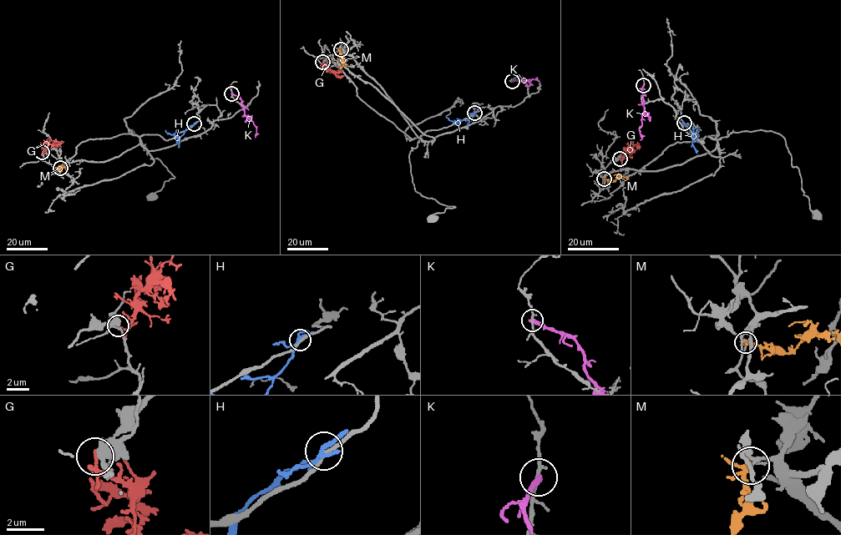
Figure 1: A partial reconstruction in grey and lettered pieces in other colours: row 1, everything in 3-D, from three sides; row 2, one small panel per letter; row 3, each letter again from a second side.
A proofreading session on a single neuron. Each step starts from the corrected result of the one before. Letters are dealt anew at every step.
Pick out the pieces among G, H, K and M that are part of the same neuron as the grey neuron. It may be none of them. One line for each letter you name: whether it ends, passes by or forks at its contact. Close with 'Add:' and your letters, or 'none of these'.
Add: none of these

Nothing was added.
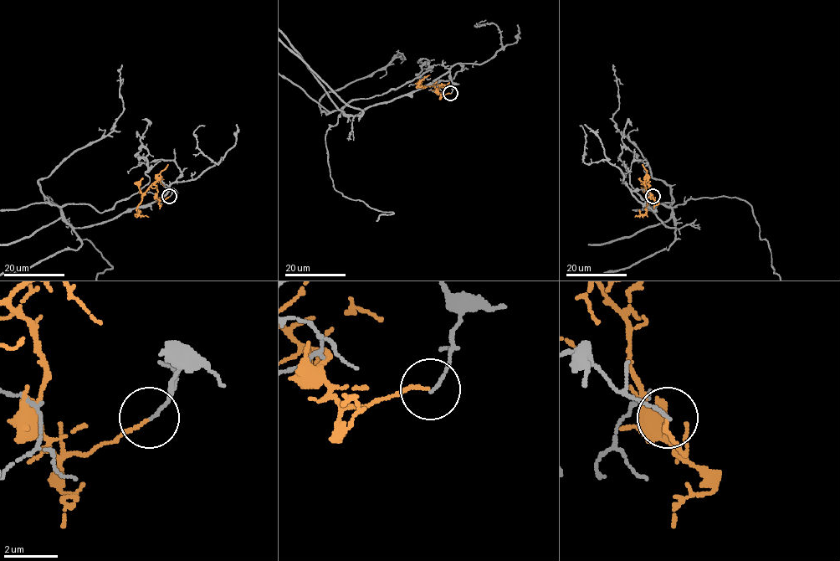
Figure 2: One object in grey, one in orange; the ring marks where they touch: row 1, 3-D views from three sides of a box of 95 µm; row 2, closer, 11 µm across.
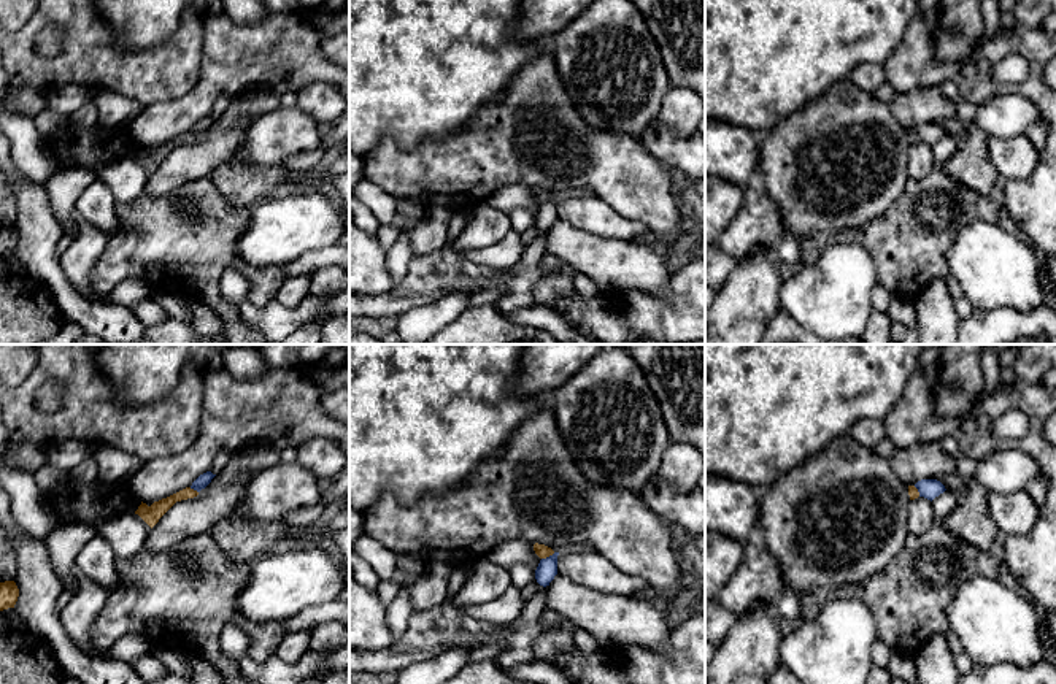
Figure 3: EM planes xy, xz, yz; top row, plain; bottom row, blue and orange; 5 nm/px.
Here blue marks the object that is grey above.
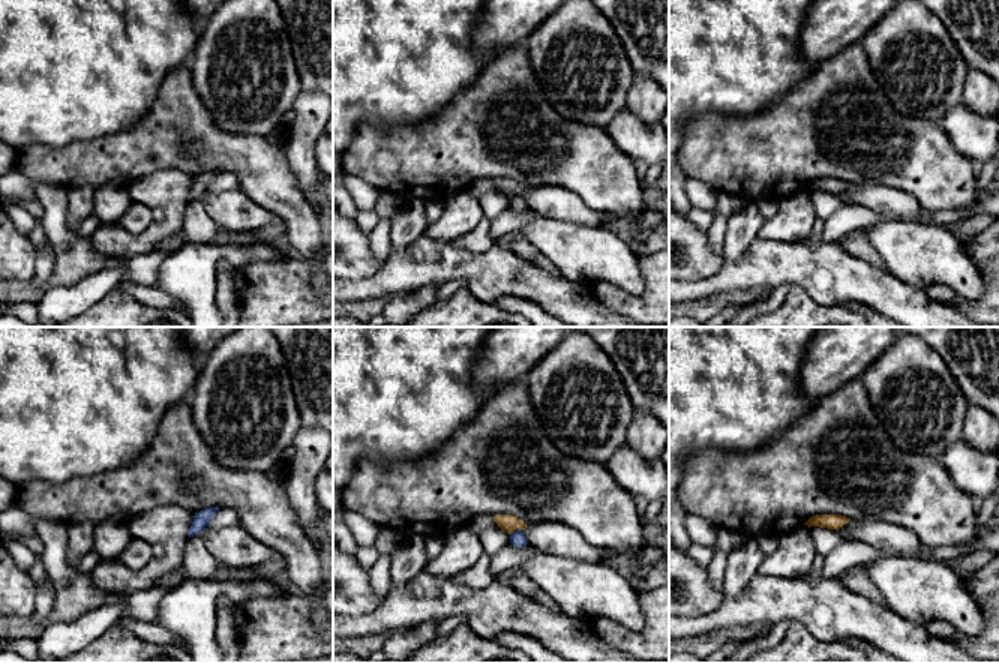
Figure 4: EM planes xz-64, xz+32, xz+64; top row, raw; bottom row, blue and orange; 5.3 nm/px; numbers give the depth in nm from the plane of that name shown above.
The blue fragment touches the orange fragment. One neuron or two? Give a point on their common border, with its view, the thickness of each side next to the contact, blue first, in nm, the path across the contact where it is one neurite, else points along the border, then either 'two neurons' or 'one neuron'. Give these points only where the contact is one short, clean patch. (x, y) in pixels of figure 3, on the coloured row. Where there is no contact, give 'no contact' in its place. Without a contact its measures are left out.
contact xz (550, 556); calibres 100 and 70 nm; border xz (554, 553), (542, 559); two neurons

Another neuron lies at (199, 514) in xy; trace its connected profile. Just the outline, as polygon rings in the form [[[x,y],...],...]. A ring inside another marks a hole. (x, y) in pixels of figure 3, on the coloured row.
[[[257,470],[233,471],[230,479],[214,476],[197,497],[176,501],[149,530],[145,546],[154,552],[173,549],[197,533],[210,533],[246,497]]]

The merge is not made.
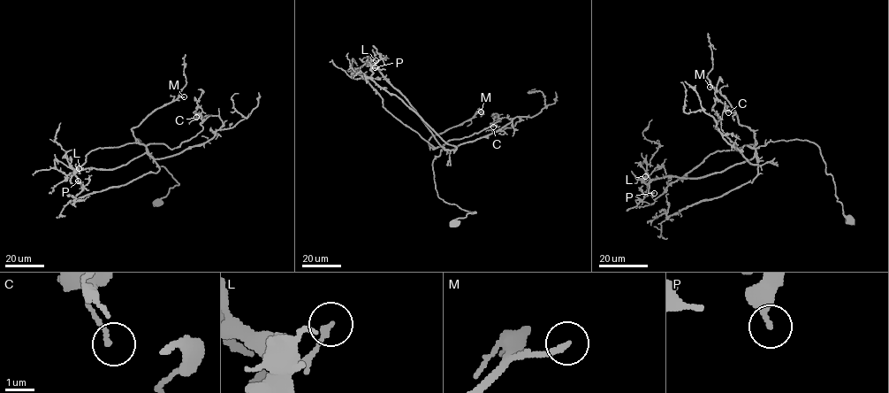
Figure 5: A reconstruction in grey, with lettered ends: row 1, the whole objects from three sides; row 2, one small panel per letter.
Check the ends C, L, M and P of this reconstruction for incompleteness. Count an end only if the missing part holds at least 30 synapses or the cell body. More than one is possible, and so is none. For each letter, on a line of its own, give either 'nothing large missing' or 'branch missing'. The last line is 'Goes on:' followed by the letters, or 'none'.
C: nothing large missing
L: nothing large missing
M: branch missing
P: nothing large missing
Goes on: M

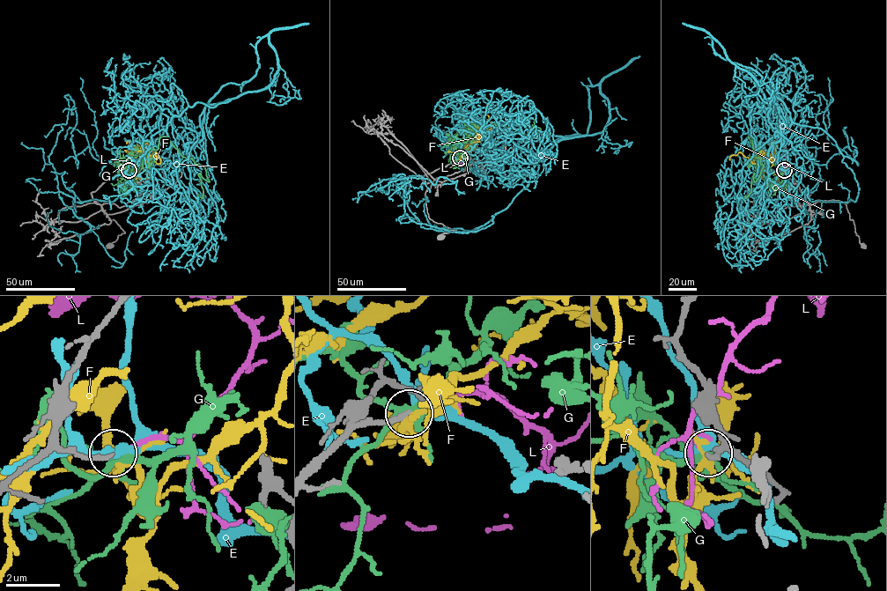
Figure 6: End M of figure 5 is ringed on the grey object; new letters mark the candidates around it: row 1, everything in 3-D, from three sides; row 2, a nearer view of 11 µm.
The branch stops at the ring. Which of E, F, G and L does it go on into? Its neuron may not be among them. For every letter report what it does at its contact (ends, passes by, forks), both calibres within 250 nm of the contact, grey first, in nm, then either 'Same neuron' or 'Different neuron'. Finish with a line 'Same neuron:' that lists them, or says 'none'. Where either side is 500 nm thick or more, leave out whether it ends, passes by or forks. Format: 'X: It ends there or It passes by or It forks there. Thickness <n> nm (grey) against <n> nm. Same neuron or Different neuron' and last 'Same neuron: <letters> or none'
E: It passes by. Thickness 180 nm (grey) against 300 nm. Different neuron
F: It forks there. Thickness 200 nm (grey) against 260 nm. Different neuron
G: It forks there. Thickness 190 nm (grey) against 260 nm. Different neuron
L: It ends there. Thickness 190 nm (grey) against 160 nm. Same neuron
Same neuron: L

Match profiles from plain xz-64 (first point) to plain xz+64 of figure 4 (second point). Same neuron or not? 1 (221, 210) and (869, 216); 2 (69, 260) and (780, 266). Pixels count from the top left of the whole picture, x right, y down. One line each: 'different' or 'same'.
1: different
2: same

